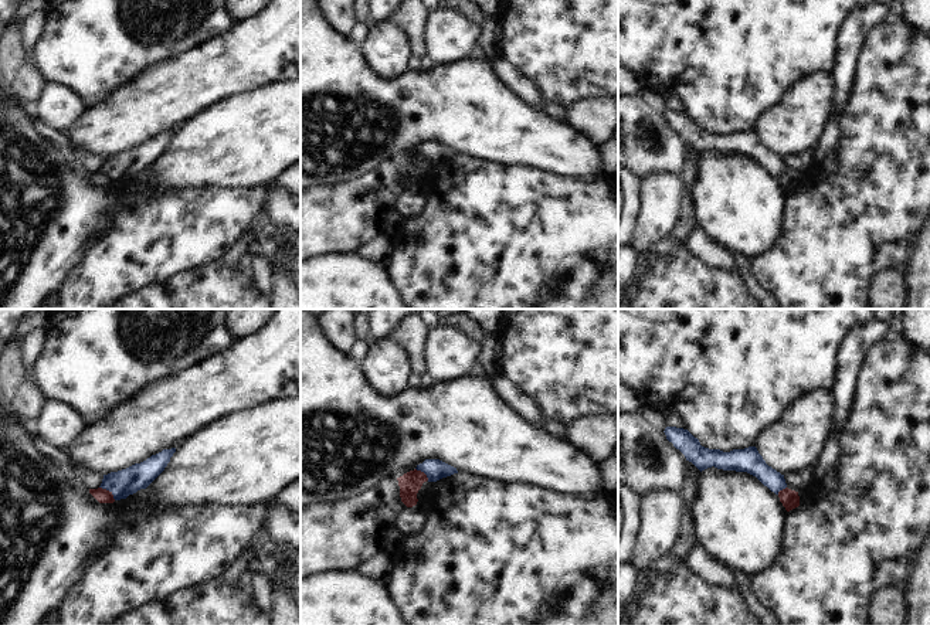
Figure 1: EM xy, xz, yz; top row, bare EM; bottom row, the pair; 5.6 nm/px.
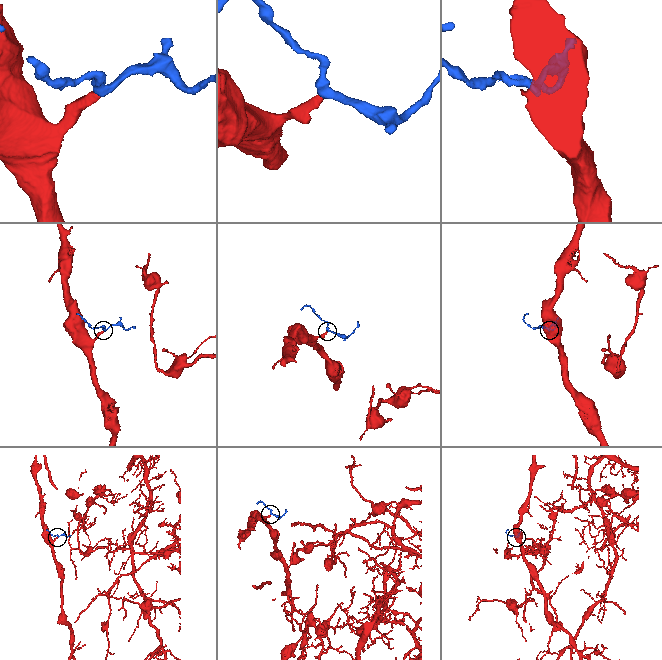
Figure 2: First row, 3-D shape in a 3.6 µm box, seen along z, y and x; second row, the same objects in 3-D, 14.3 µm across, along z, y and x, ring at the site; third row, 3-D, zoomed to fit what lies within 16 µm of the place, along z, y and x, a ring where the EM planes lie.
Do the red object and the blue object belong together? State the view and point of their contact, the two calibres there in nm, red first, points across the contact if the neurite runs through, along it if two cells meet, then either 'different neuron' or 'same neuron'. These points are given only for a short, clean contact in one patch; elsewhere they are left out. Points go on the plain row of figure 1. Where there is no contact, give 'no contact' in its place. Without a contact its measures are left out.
contact xy (108, 173); calibres 80 and 150 nm; border xy (99, 169), (105, 170), (115, 182); different neuron

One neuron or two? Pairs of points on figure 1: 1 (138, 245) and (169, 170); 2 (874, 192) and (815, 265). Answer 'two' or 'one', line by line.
1: two
2: one

